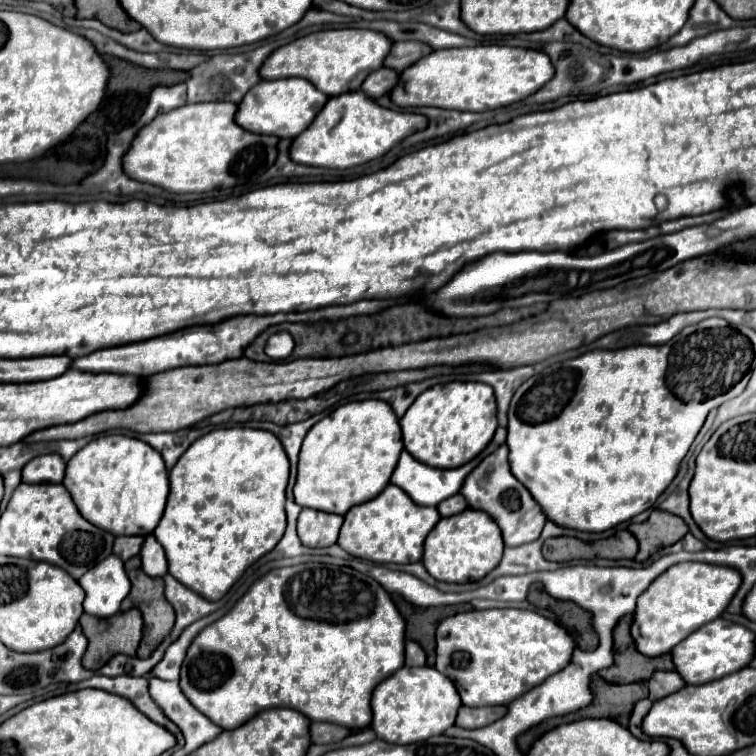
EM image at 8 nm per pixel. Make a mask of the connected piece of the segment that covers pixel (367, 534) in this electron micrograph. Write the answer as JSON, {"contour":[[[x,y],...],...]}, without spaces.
{"contour":[[[390,483],[378,497],[352,507],[344,515],[338,545],[350,555],[374,563],[416,563],[422,559],[426,535],[438,521],[440,515],[436,507],[422,507],[414,503],[406,491]]]}

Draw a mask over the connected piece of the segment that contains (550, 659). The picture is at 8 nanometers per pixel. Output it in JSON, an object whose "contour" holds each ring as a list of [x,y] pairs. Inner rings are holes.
{"contour":[[[466,611],[446,617],[438,625],[434,667],[456,685],[464,705],[508,705],[544,683],[556,671],[562,671],[570,663],[572,653],[574,639],[570,633],[536,611]]]}

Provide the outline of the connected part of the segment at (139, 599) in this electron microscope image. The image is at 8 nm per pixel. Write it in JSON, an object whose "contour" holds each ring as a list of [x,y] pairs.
{"contour":[[[132,557],[126,561],[126,573],[130,577],[130,583],[132,583],[132,591],[130,595],[122,601],[122,611],[128,611],[132,607],[136,607],[138,603],[138,609],[142,611],[142,617],[144,617],[144,639],[138,647],[138,653],[136,657],[144,659],[144,657],[150,657],[150,653],[158,647],[158,643],[162,643],[162,639],[166,635],[170,635],[172,627],[174,627],[174,609],[172,605],[166,601],[164,597],[164,581],[162,579],[152,579],[148,577],[142,567],[140,567],[140,557]]]}

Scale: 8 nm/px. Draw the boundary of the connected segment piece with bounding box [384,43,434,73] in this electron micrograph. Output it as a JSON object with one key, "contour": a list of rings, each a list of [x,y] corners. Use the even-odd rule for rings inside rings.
{"contour":[[[394,43],[390,55],[386,57],[384,65],[392,67],[396,71],[404,71],[406,67],[414,65],[418,59],[430,55],[434,49],[426,47],[426,43]]]}

